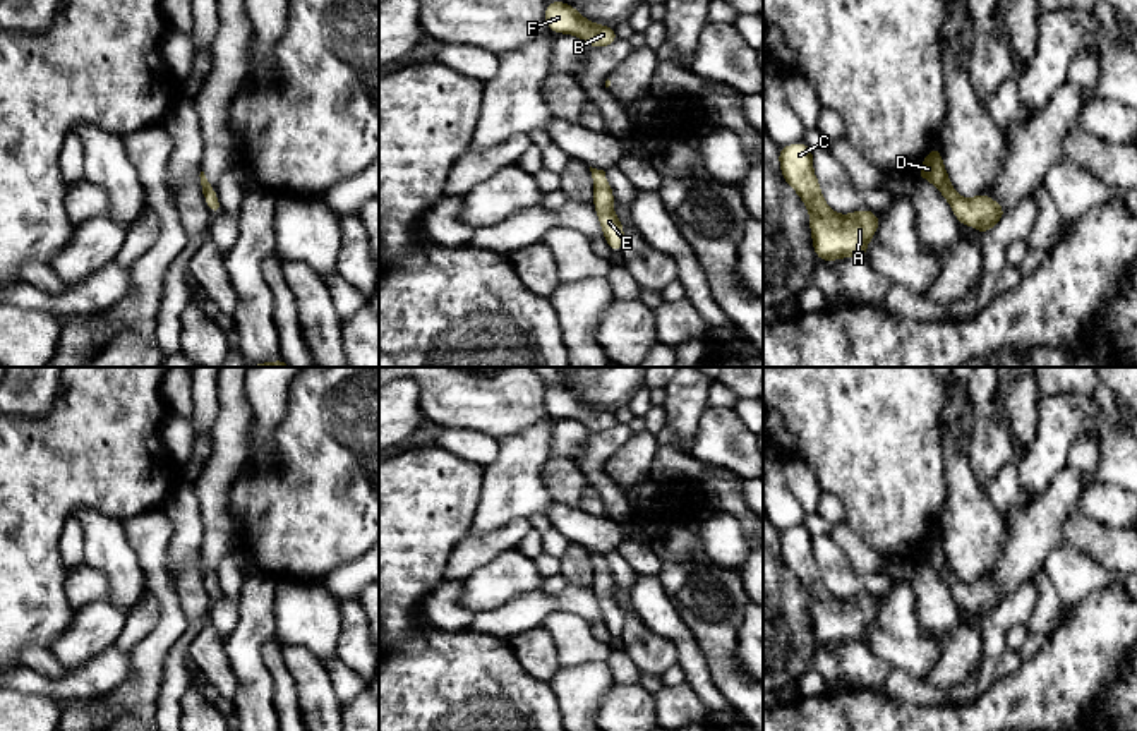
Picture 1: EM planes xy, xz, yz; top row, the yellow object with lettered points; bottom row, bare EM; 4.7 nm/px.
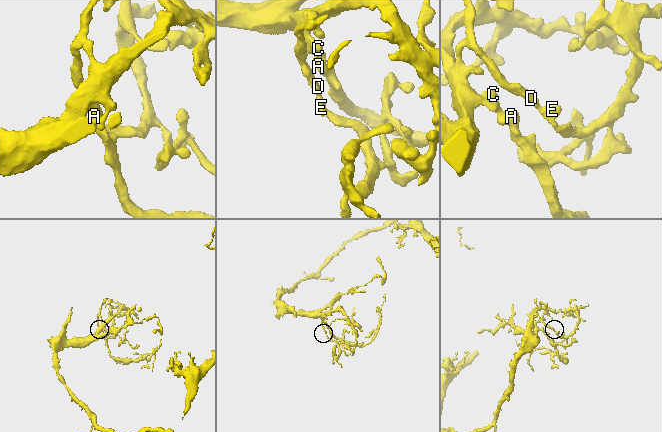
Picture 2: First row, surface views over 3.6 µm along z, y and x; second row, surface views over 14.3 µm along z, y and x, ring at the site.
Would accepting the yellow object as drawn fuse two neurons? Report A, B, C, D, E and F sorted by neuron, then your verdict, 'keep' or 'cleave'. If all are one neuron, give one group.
groups A B C D E F; keep

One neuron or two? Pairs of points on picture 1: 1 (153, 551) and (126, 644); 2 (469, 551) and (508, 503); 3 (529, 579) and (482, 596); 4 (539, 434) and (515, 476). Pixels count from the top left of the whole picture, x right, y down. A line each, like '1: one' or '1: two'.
1: two
2: two
3: one
4: one

